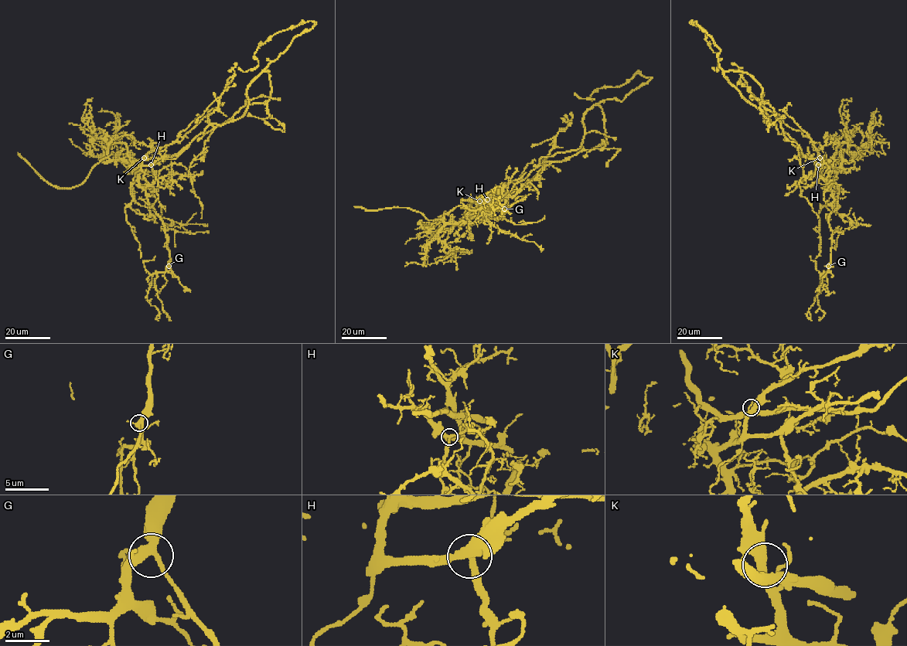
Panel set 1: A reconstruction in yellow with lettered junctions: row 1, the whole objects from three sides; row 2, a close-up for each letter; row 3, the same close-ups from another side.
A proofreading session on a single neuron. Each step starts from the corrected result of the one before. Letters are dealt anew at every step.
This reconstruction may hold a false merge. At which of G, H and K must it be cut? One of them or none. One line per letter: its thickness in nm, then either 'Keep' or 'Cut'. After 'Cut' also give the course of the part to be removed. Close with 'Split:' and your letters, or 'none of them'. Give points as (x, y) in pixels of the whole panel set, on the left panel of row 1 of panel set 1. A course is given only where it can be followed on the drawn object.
G: Thickness 360 nm. Keep
H: Thickness 340 nm. Keep
K: Thickness 360 nm. Keep
Split: none of them

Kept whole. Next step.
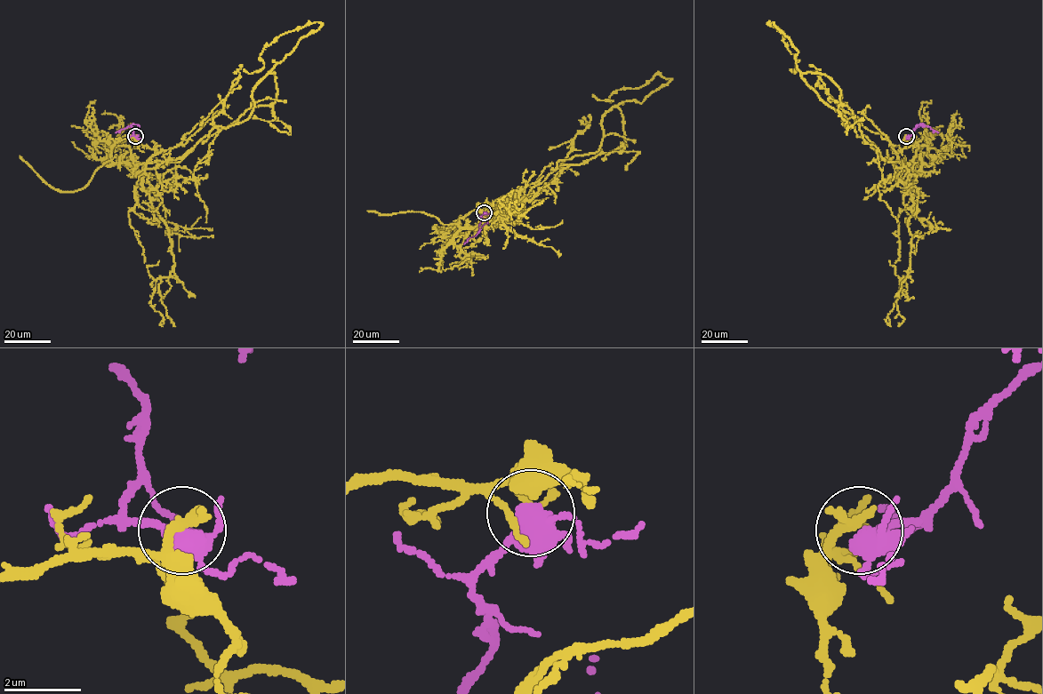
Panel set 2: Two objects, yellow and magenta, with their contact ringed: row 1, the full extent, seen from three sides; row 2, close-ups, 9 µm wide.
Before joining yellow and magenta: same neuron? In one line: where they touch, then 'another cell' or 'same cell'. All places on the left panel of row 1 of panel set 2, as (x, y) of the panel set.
(135, 136) | another cell

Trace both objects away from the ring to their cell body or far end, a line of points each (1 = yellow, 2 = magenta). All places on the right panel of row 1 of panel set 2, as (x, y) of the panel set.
1: (906, 136), (922, 163), (918, 171), (885, 160), (858, 137), (802, 76), (826, 75), (860, 129), (809, 65)
2: (906, 136), (918, 125), (938, 132)

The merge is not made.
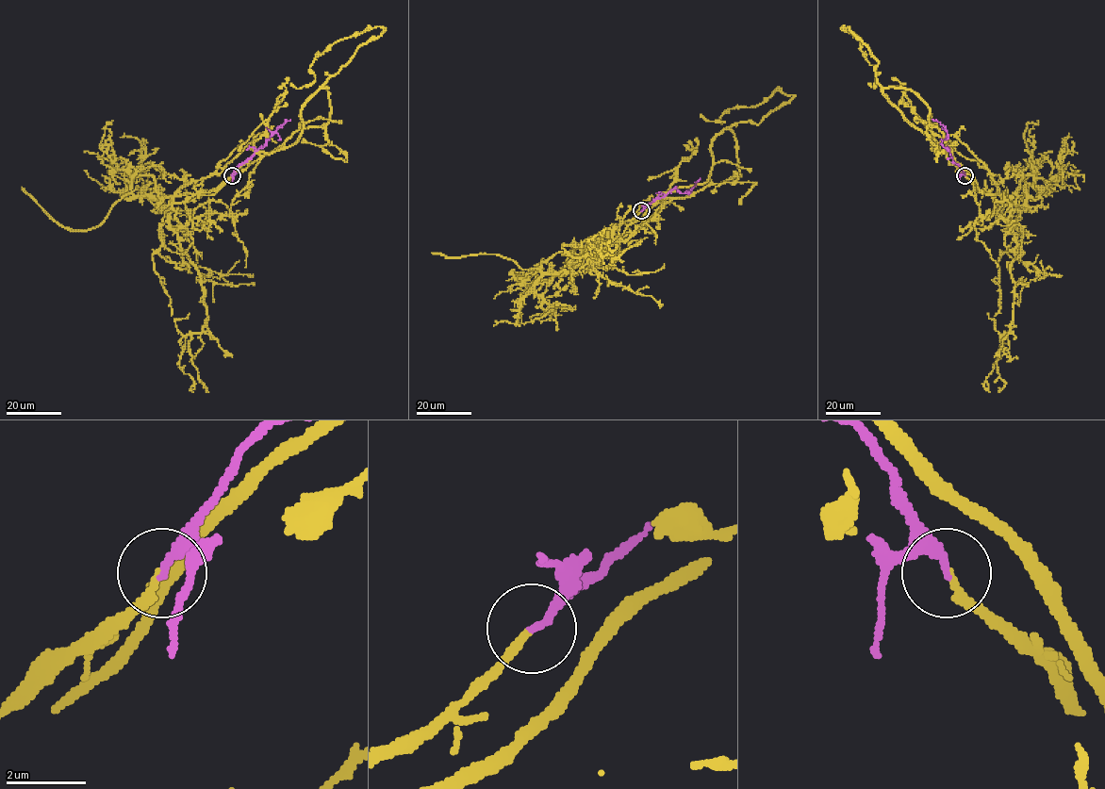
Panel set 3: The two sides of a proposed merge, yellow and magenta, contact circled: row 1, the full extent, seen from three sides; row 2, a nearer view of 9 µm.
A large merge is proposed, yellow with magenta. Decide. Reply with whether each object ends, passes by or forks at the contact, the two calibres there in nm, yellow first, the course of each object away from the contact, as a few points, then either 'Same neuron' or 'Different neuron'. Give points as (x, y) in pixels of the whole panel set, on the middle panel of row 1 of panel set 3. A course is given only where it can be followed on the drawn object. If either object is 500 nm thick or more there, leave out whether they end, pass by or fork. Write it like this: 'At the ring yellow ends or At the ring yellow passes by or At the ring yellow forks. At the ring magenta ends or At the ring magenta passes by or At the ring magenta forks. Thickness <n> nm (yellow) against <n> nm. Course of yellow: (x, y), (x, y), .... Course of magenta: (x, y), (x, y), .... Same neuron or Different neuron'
At the ring yellow ends. At the ring magenta ends. Thickness 190 nm (yellow) against 220 nm. Course of yellow: (641, 211), (584, 247), (618, 238), (661, 192), (703, 184), (725, 129), (740, 174), (664, 199), (696, 138). Course of magenta: (641, 211), (674, 188), (682, 193), (686, 192), (700, 178). Same neuron

